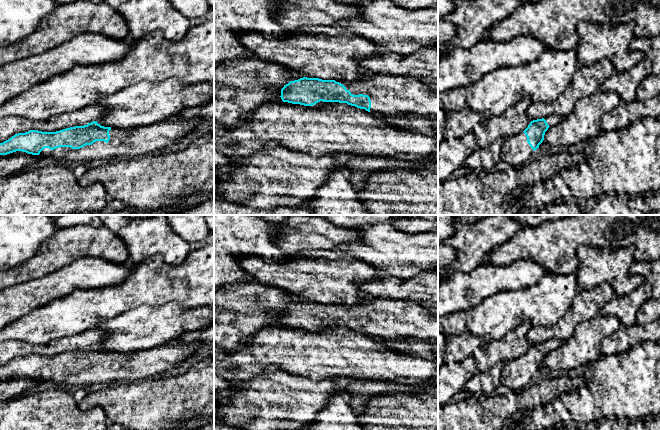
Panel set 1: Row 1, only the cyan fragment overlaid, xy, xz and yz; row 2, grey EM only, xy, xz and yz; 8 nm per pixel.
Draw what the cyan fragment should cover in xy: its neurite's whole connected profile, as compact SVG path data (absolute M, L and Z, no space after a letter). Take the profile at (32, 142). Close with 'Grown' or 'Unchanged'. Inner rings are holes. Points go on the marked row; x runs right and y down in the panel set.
M200 118L167 119L129 129L104 127L93 121L56 132L30 130L0 143L0 155L16 151L53 158L68 165L134 159L171 146L196 130Z. Grown

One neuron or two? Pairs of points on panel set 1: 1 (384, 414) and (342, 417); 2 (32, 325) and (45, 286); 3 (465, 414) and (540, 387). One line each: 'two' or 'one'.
1: two
2: two
3: one

